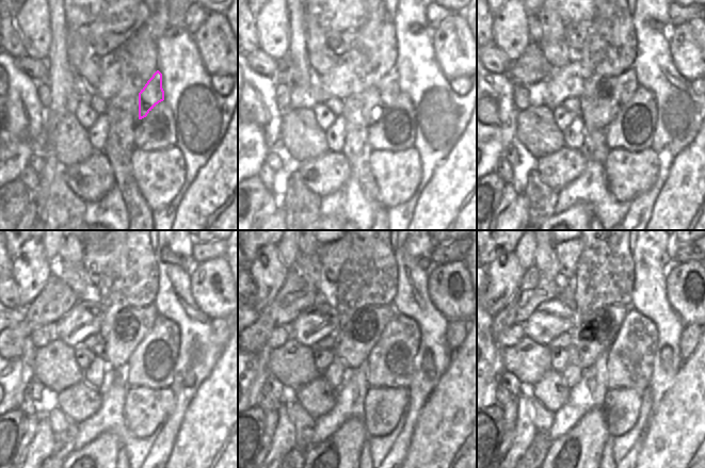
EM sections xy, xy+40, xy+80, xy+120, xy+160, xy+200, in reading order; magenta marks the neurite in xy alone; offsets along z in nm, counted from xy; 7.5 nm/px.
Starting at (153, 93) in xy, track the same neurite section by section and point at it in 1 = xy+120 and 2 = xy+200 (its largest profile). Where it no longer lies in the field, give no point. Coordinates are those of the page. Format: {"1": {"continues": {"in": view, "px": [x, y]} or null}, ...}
{"1": {"continues": {"in": "xy+120", "px": [131, 324]}}, "2": {"continues": {"in": "xy+200", "px": [592, 335]}}}

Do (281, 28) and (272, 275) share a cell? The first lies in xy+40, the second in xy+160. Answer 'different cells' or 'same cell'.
same cell

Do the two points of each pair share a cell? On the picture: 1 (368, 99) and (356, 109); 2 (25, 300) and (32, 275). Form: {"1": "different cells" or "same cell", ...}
{"1": "same cell", "2": "same cell"}

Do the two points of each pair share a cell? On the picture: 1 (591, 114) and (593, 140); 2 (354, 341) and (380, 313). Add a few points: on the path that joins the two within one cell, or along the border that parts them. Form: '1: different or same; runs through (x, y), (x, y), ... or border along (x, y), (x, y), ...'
1: different; border along (605, 125), (602, 127), (588, 126), (585, 136)
2: same; runs through (364, 342), (379, 327), (379, 323)

